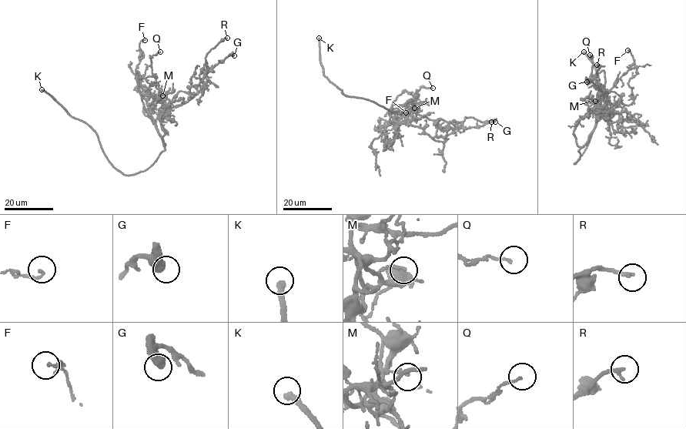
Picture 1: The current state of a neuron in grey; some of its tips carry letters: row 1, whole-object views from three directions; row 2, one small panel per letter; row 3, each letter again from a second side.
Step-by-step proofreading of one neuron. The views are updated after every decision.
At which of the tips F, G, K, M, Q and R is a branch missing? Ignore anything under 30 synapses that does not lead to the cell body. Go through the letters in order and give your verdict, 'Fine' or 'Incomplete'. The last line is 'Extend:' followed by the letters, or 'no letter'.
F: Fine
G: Fine
K: Incomplete
M: Fine
Q: Fine
R: Fine
Extend: K

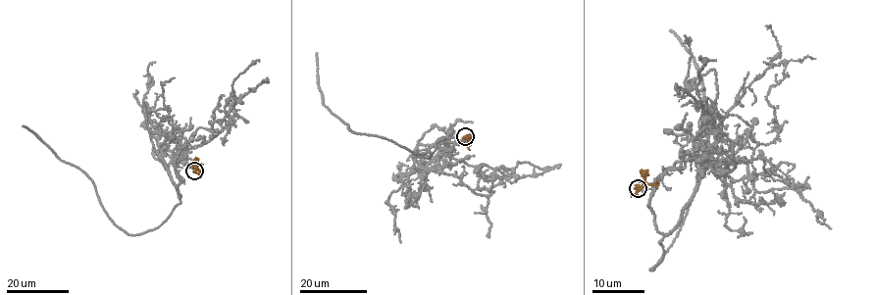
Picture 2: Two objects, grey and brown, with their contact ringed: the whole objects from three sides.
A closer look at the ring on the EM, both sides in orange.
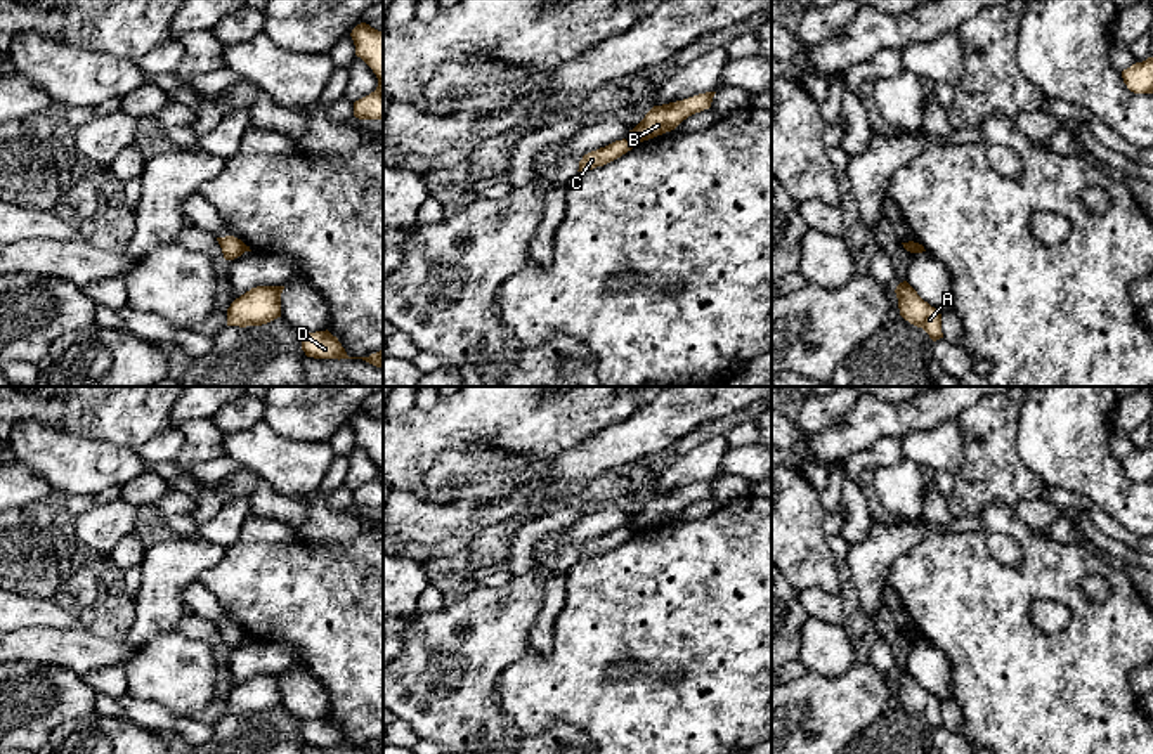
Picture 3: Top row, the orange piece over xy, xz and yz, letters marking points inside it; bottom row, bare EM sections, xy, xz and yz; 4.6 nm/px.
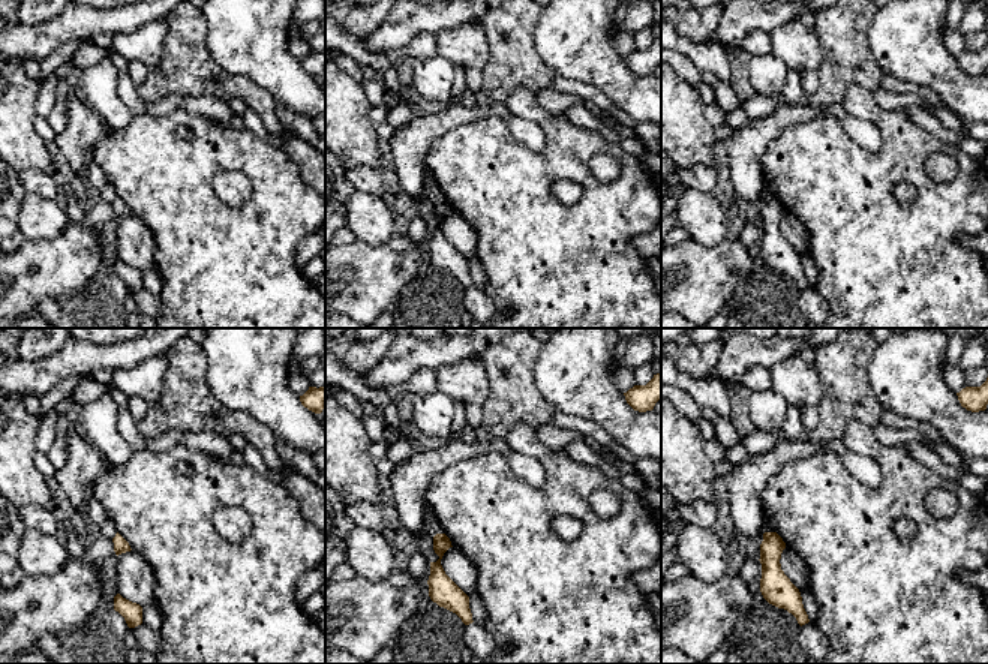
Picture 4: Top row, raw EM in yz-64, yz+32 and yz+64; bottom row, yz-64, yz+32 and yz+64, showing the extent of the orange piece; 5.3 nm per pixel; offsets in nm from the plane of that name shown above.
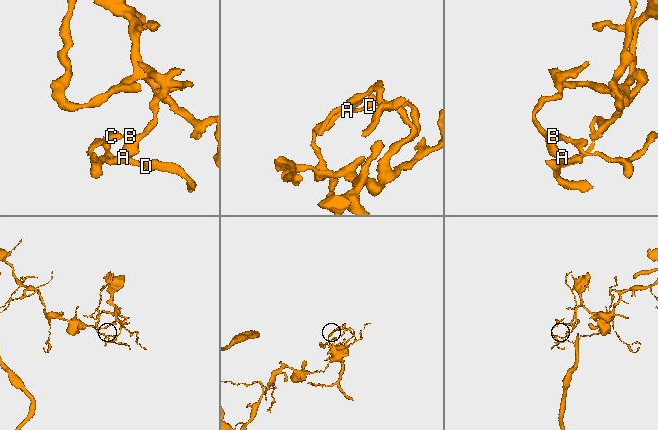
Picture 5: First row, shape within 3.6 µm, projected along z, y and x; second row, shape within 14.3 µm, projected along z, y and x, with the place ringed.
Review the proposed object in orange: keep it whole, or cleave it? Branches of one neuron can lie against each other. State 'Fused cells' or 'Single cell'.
Fused cells

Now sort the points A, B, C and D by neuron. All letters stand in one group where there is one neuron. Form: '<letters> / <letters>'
A B D / C

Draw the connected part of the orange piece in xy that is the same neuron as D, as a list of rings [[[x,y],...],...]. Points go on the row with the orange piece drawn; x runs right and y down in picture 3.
[[[328,329],[307,333],[302,341],[302,350],[307,357],[314,359],[362,359],[376,367],[383,367],[383,350],[371,354],[369,357],[349,357],[338,338]]]

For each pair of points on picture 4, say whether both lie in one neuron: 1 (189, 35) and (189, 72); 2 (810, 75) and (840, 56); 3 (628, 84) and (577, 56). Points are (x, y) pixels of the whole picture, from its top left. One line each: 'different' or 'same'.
1: same
2: different
3: same

